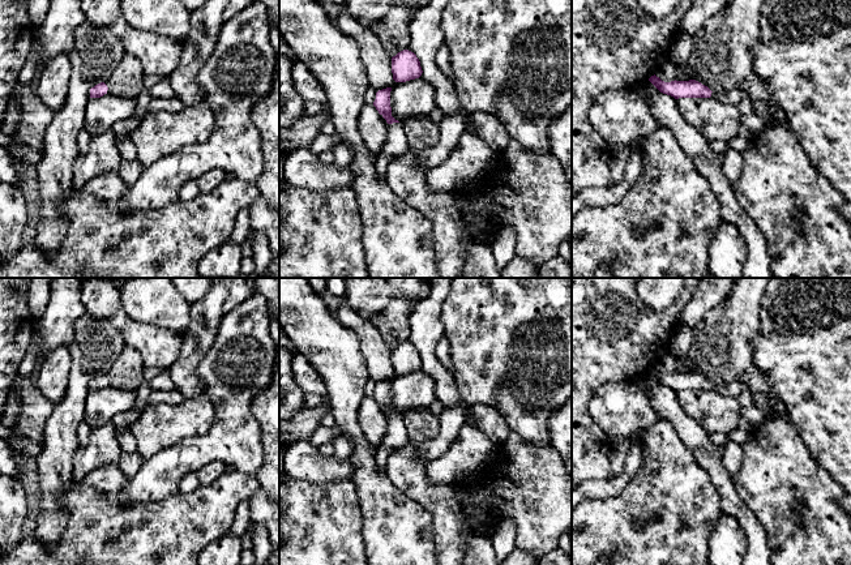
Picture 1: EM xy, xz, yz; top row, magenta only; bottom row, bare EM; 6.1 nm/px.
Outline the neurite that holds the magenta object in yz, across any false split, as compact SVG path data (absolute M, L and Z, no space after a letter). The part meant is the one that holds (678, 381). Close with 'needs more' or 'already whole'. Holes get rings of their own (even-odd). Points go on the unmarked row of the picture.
M655 367L649 371L649 373L663 386L671 388L675 391L679 390L713 390L723 395L739 398L743 391L748 388L741 381L734 381L731 384L715 385L707 378L702 377L696 372L689 373L671 373L664 374Z; needs more

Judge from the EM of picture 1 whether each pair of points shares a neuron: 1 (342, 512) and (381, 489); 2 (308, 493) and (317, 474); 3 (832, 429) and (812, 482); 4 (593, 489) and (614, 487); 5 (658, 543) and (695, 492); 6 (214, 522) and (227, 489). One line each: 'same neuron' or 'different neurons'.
1: different neurons
2: different neurons
3: different neurons
4: same neuron
5: same neuron
6: same neuron

